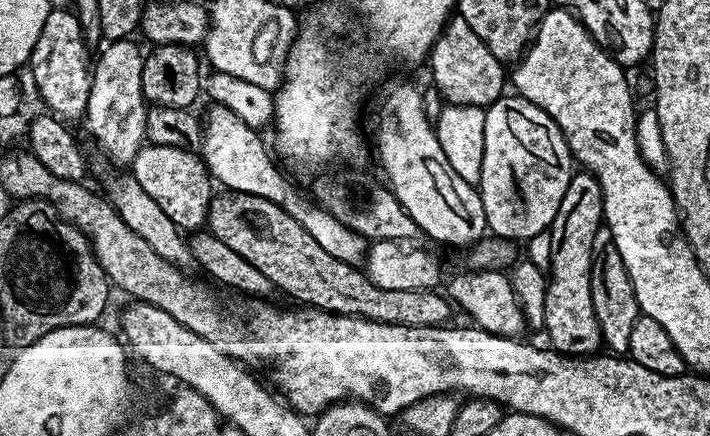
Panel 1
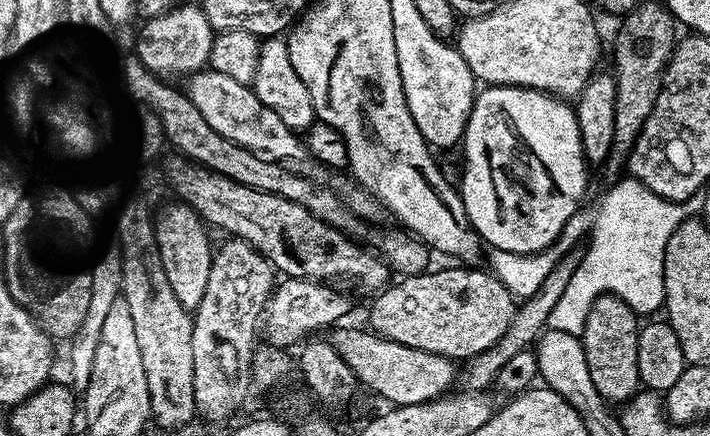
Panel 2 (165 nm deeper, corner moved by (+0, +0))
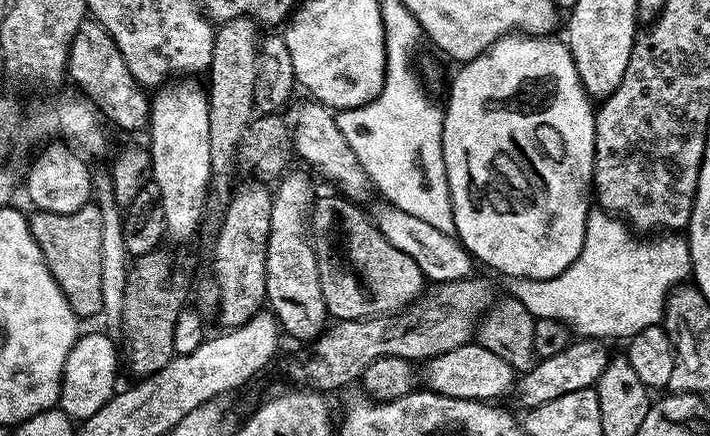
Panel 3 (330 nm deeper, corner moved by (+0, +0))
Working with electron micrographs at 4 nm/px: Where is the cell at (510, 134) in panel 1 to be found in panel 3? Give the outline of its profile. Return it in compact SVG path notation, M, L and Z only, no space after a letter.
M513 34L510 36L501 36L498 42L494 42L486 49L481 56L473 60L465 60L459 65L460 68L456 72L456 77L452 80L452 85L448 88L448 105L443 105L444 125L442 126L442 154L446 162L446 178L450 186L450 198L452 199L452 209L454 210L454 226L456 227L455 235L458 237L465 250L472 255L473 261L485 264L488 268L493 268L496 272L501 272L504 278L515 278L518 280L545 280L546 278L554 278L558 274L562 274L562 270L566 270L566 266L570 266L570 262L574 262L574 258L578 258L578 254L582 250L582 242L586 234L586 226L588 225L588 213L590 211L590 197L594 192L592 182L592 171L594 170L594 142L596 141L596 114L594 111L593 101L587 92L584 91L582 82L578 78L578 70L574 66L574 58L570 54L567 43L563 39L555 40L555 35L546 36L526 36L523 34Z

